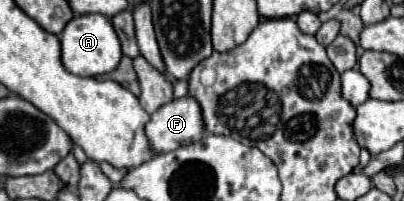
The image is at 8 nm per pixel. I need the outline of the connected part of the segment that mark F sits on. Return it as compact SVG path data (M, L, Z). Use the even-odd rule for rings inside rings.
M192 97L174 99L162 105L146 123L146 137L156 155L194 143L202 139L204 133L202 111Z

